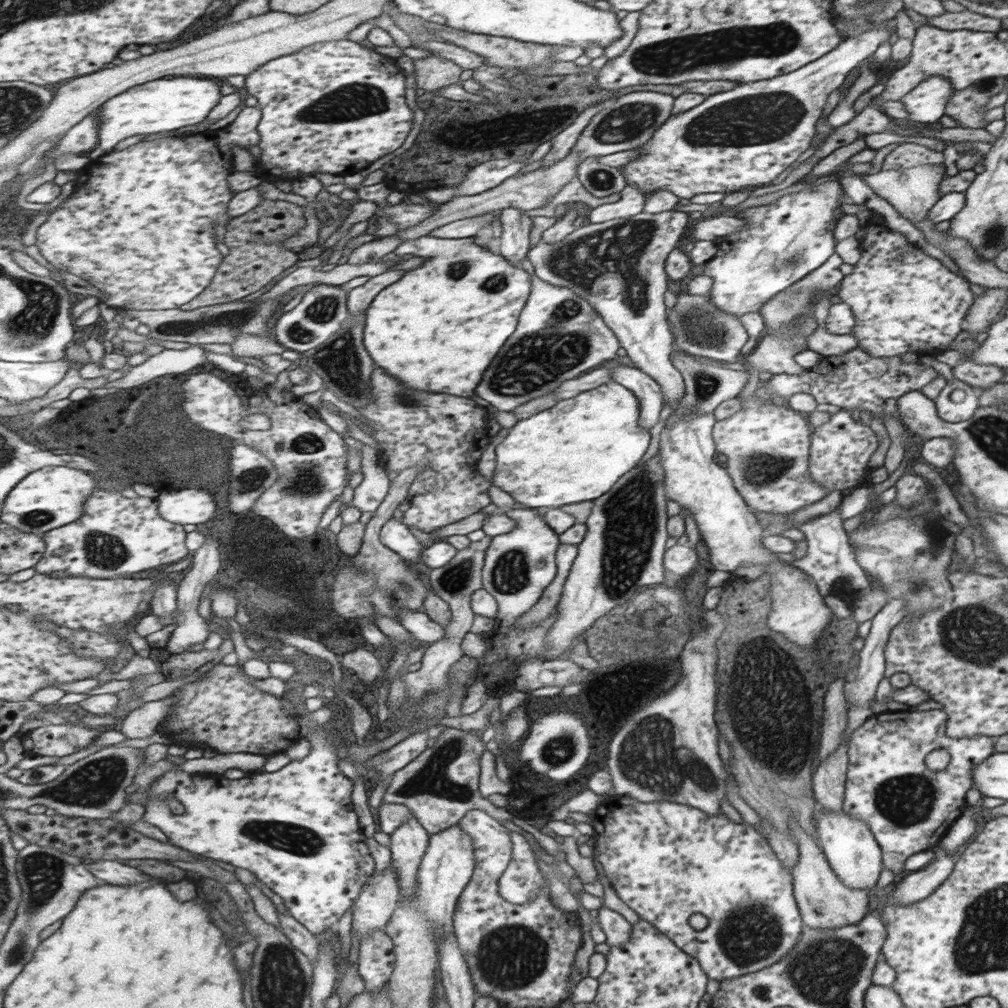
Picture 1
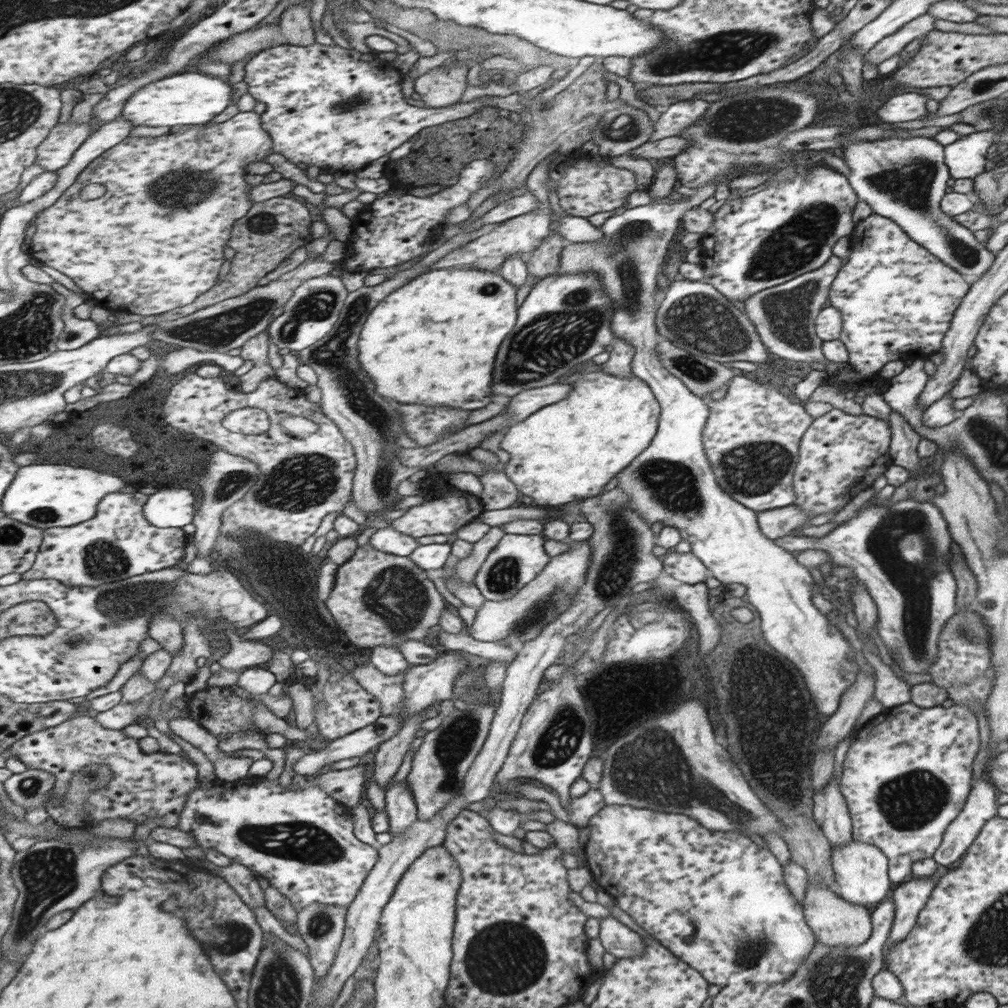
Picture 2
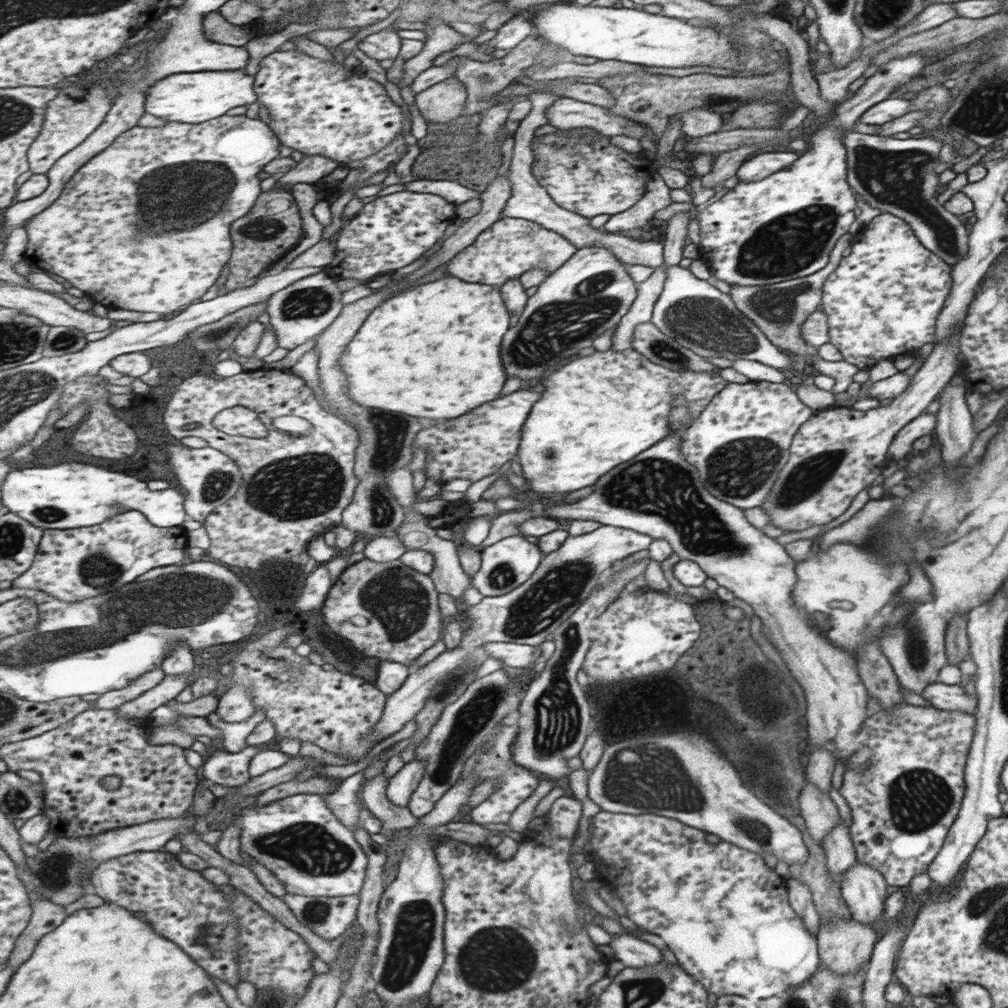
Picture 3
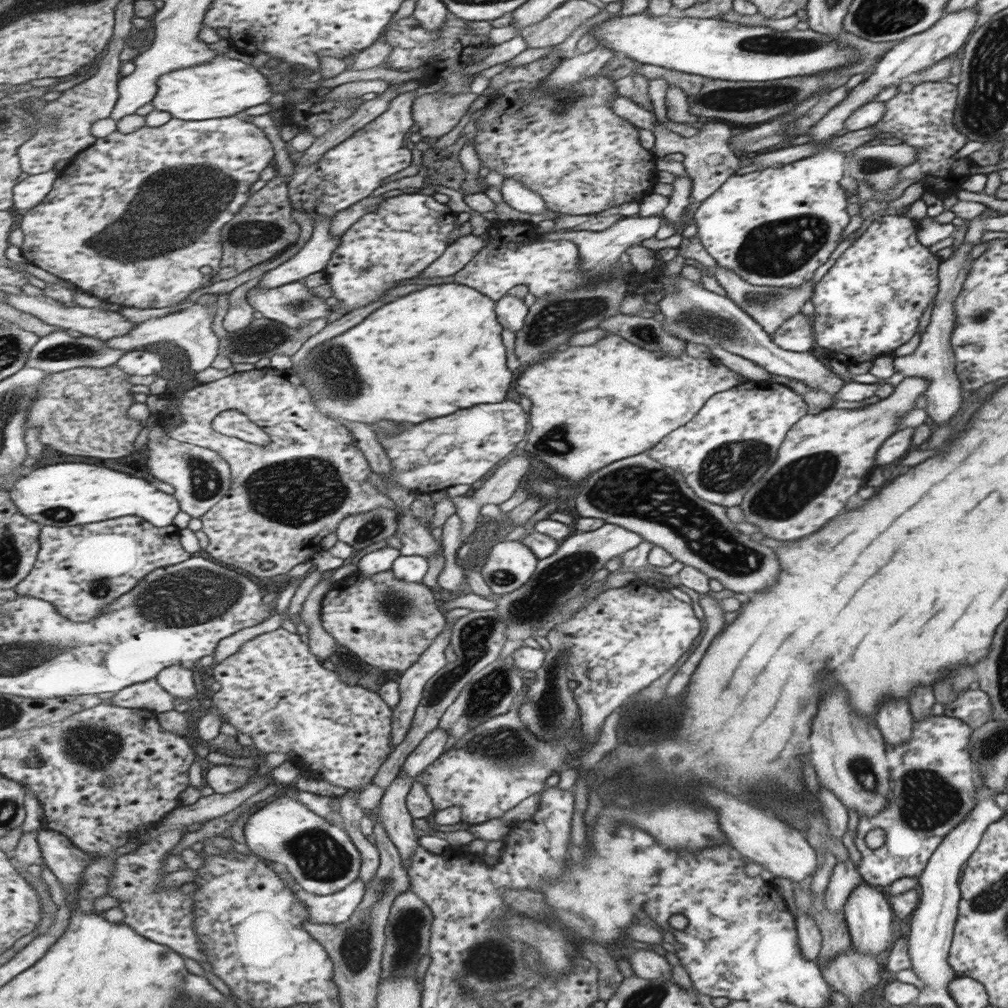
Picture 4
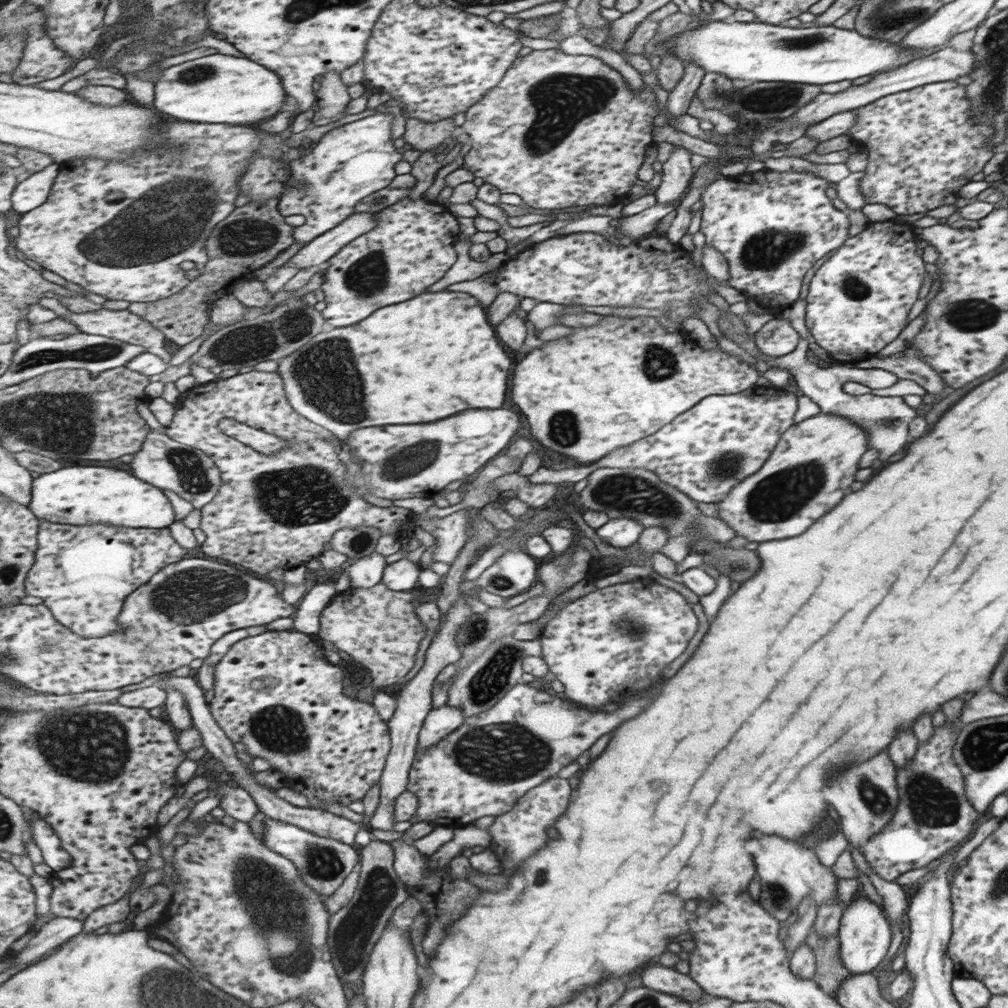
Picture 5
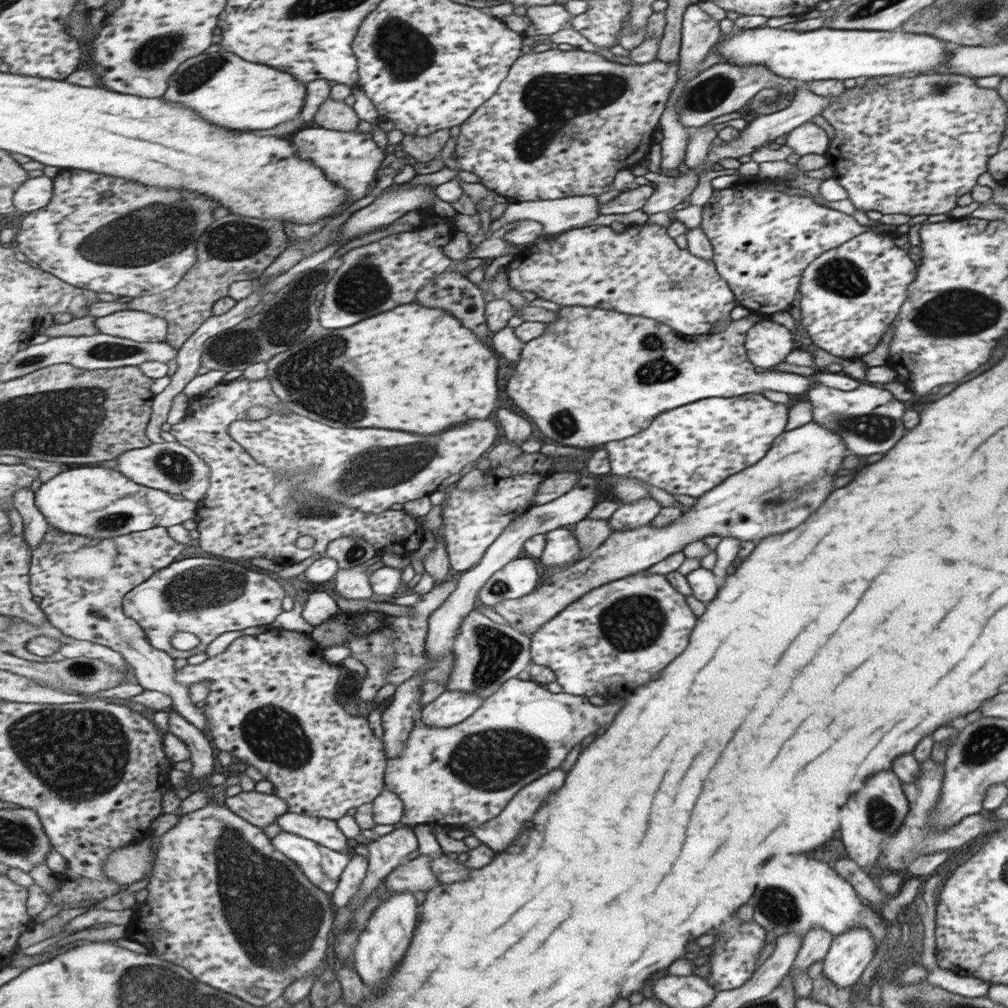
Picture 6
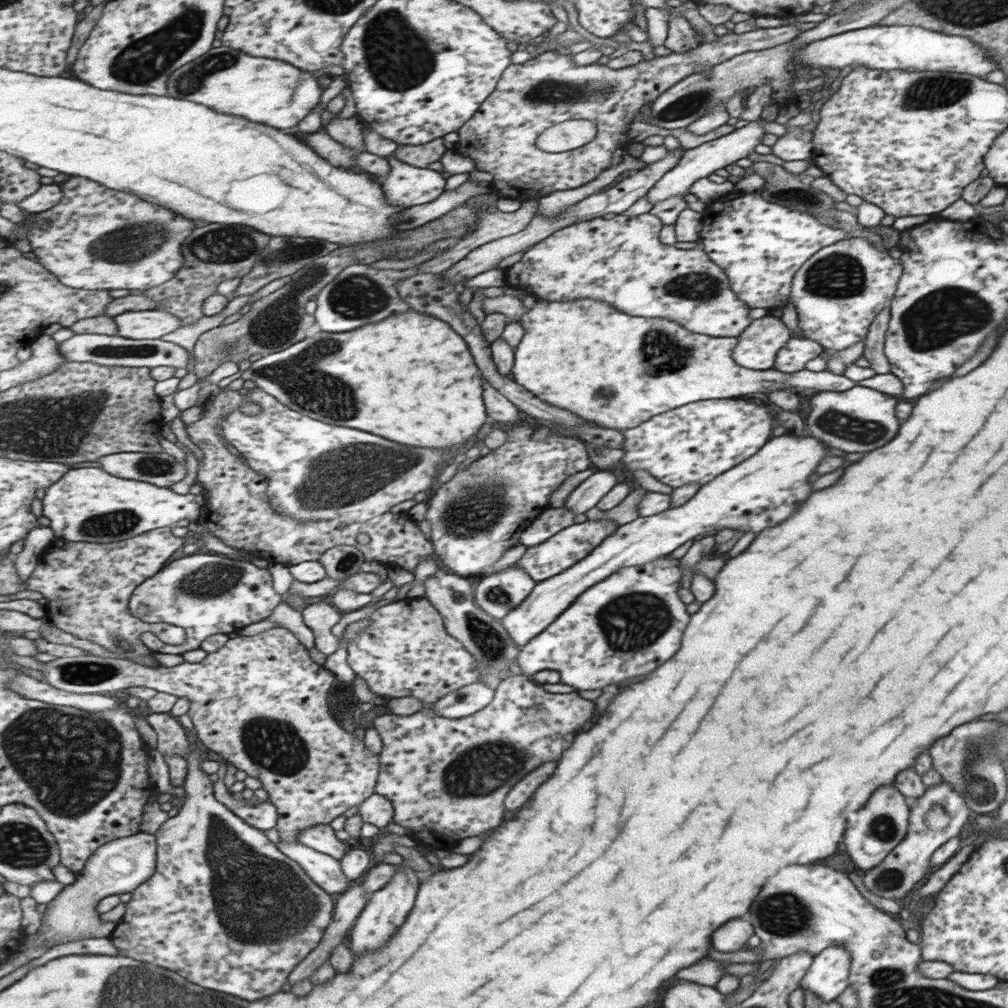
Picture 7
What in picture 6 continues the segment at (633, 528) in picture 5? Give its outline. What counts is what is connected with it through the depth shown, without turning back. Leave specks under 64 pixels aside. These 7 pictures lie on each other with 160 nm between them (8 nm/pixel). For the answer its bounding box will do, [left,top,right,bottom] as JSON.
[606,496,660,531]

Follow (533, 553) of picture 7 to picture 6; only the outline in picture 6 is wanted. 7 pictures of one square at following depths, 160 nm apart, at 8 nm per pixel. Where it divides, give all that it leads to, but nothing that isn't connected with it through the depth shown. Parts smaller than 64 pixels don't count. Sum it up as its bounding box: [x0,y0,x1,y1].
[538,528,580,573]

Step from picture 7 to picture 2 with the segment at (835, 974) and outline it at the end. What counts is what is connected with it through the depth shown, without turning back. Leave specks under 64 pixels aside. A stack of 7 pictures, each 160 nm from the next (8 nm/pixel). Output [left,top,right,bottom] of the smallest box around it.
[830,838,891,905]

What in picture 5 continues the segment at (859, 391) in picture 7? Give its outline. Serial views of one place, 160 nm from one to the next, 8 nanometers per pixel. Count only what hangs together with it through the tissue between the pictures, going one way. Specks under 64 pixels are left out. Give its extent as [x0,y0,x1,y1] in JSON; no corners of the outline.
[758,336,916,460]

